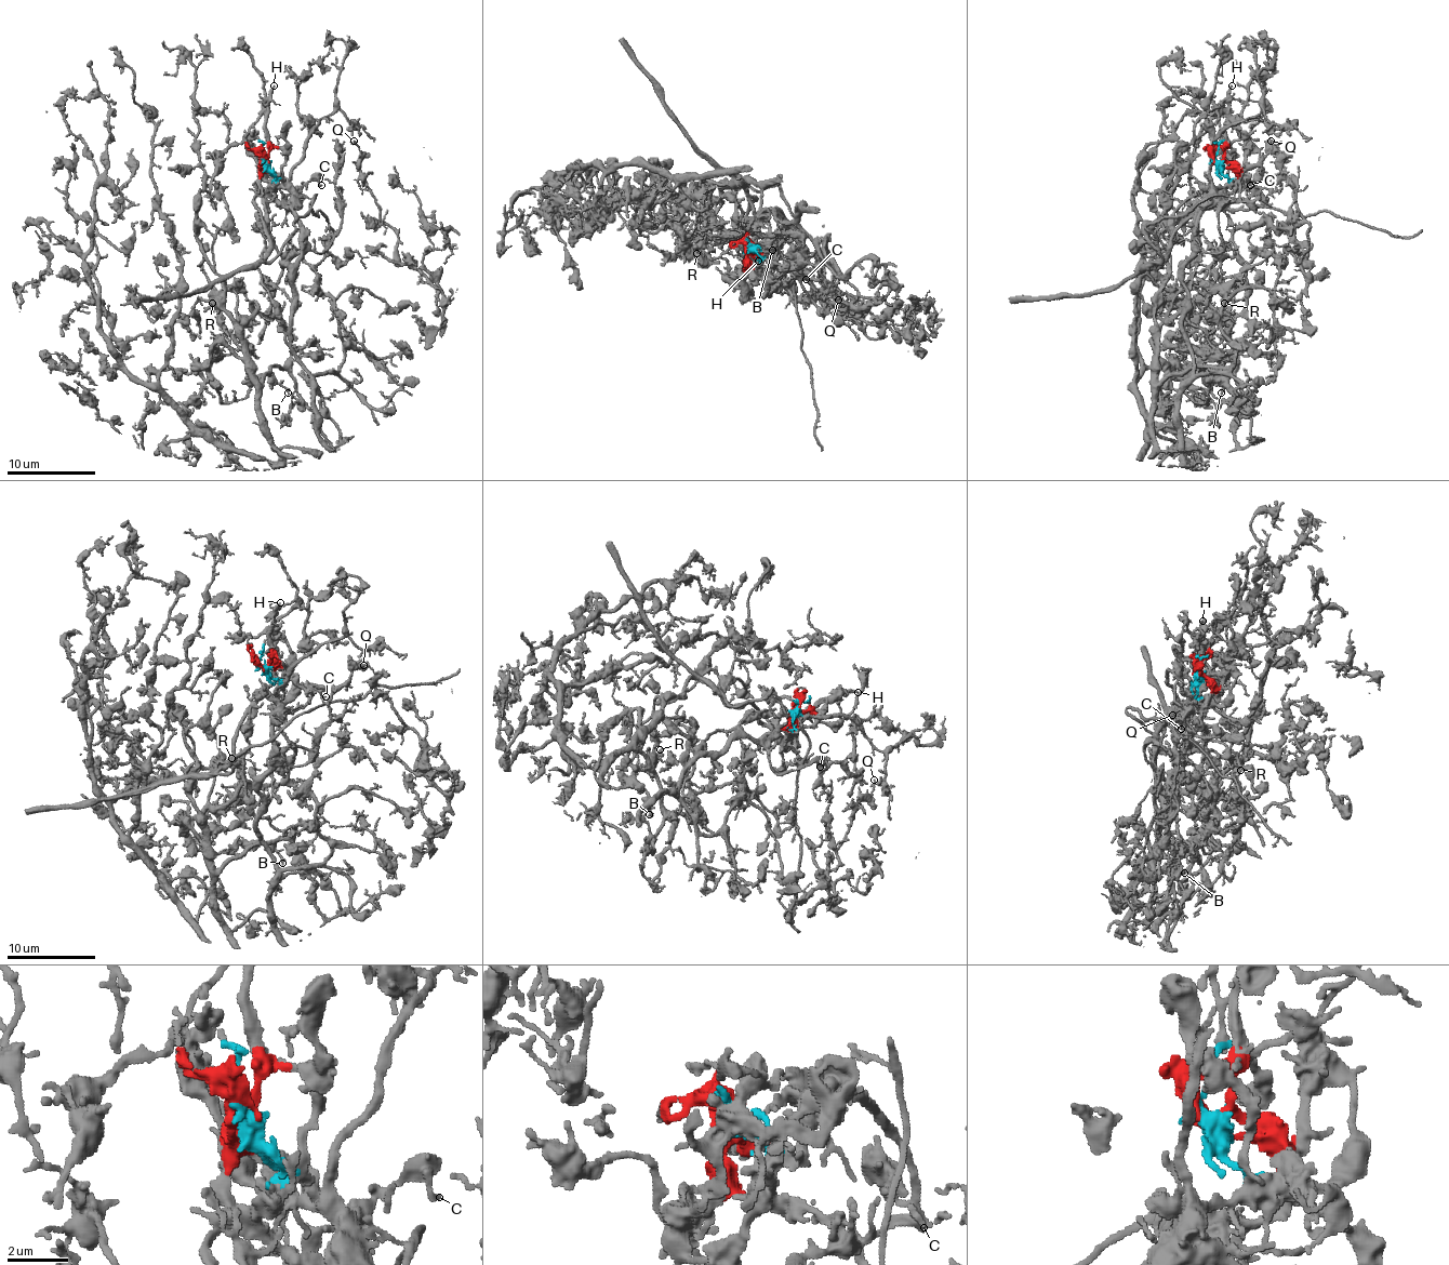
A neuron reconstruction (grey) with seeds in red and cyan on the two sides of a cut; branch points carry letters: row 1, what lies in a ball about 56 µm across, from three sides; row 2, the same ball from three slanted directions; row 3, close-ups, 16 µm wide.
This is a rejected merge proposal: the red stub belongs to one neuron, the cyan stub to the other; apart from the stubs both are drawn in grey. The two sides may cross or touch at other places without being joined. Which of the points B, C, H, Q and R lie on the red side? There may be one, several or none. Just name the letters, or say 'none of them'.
H

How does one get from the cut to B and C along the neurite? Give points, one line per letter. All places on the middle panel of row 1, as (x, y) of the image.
B: (748, 245), (775, 241), (775, 210), (839, 277), (784, 270), (744, 188), (695, 188), (706, 230), (773, 250)
C: (748, 245), (759, 257), (771, 245), (778, 245), (778, 283), (771, 290), (797, 277), (807, 279)

